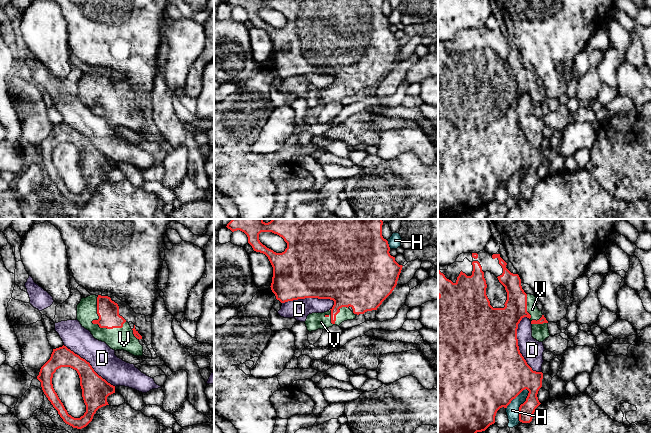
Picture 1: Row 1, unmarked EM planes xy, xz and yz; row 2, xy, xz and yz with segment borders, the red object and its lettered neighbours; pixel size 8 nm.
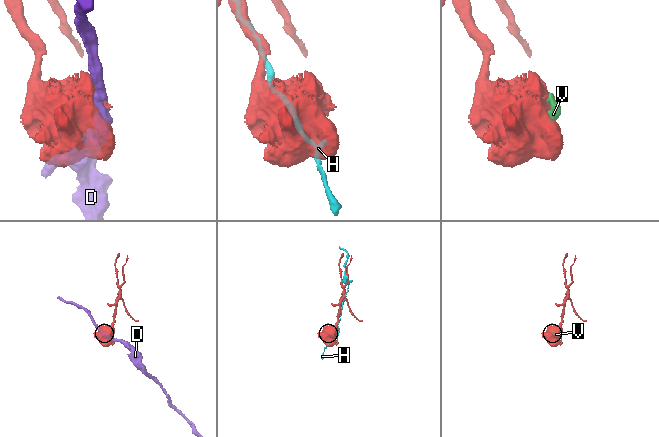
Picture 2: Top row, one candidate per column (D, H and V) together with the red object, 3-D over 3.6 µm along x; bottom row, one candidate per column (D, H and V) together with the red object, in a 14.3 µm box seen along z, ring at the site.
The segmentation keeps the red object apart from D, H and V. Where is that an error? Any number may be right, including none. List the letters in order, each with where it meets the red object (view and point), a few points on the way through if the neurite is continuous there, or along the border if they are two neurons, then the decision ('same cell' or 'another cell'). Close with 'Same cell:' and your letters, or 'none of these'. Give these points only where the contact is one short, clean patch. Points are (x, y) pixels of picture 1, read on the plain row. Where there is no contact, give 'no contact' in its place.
D: meets red in yz at (518, 123); another cell
H: meets red in yz at (520, 181); another cell
V: meets red in xy at (92, 98); same cell
Same cell: V

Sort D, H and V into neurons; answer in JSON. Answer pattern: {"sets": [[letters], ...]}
{"sets": [["D"], ["H"], ["V"]]}

